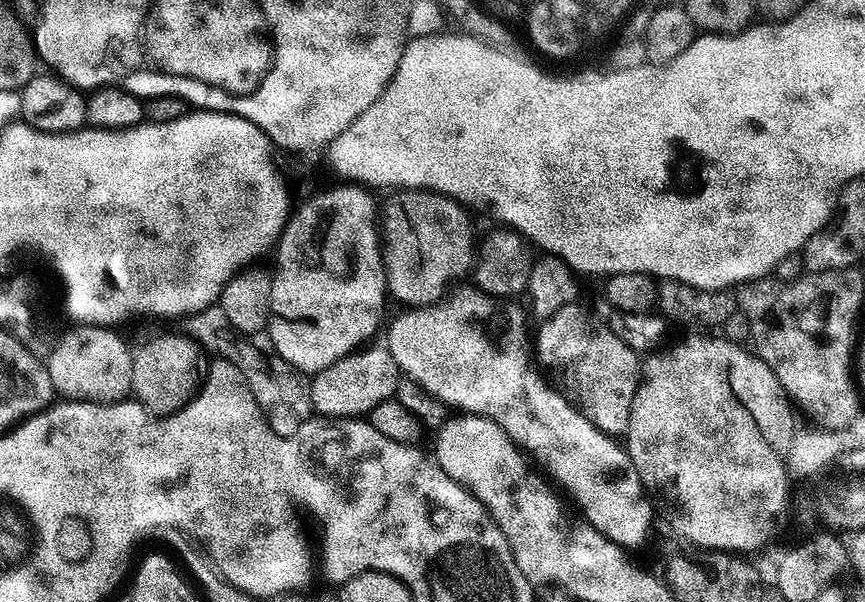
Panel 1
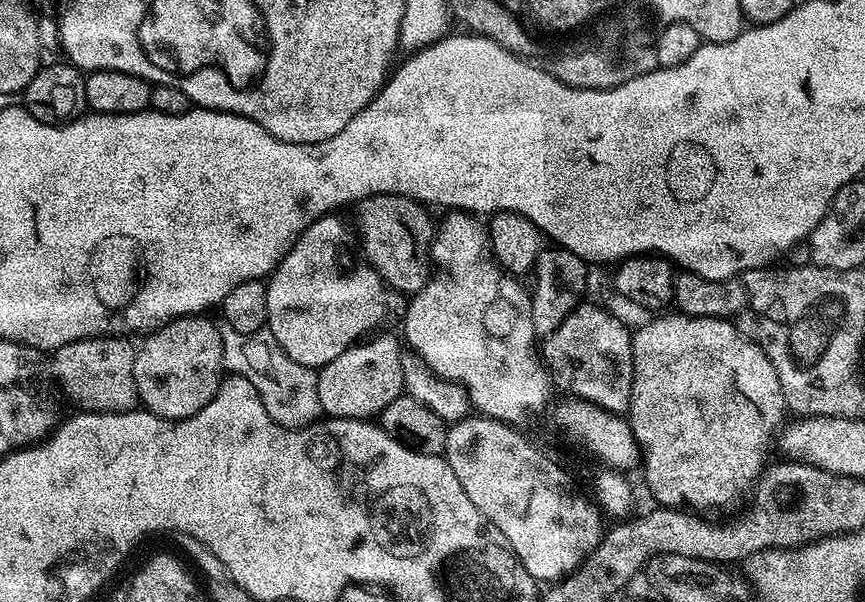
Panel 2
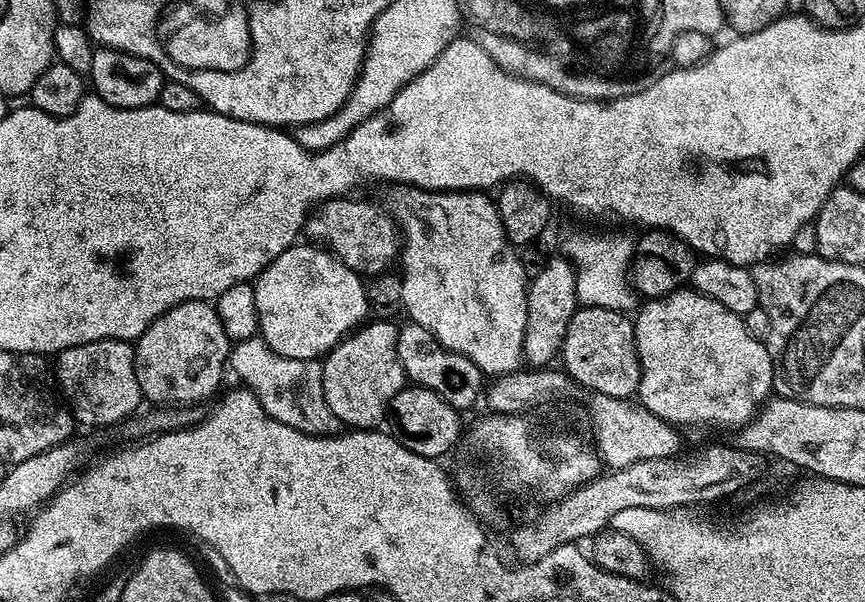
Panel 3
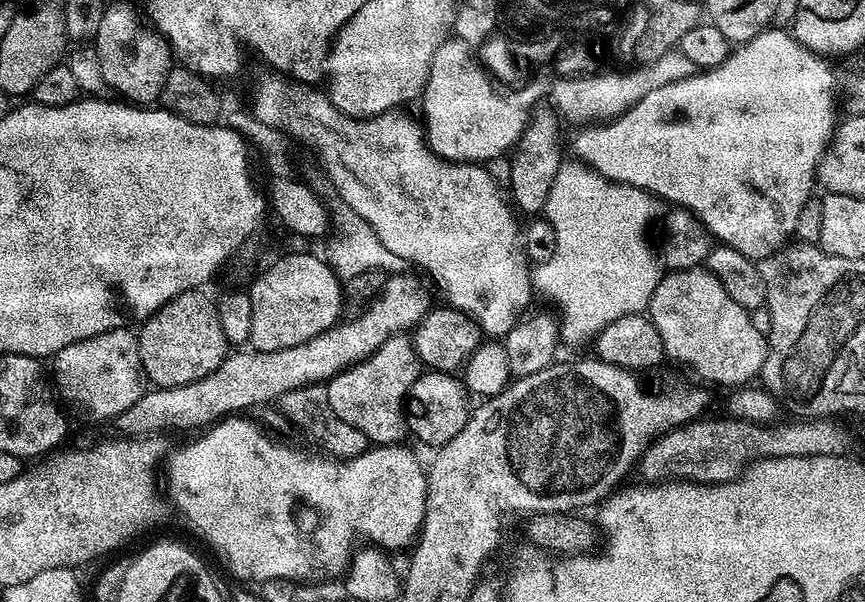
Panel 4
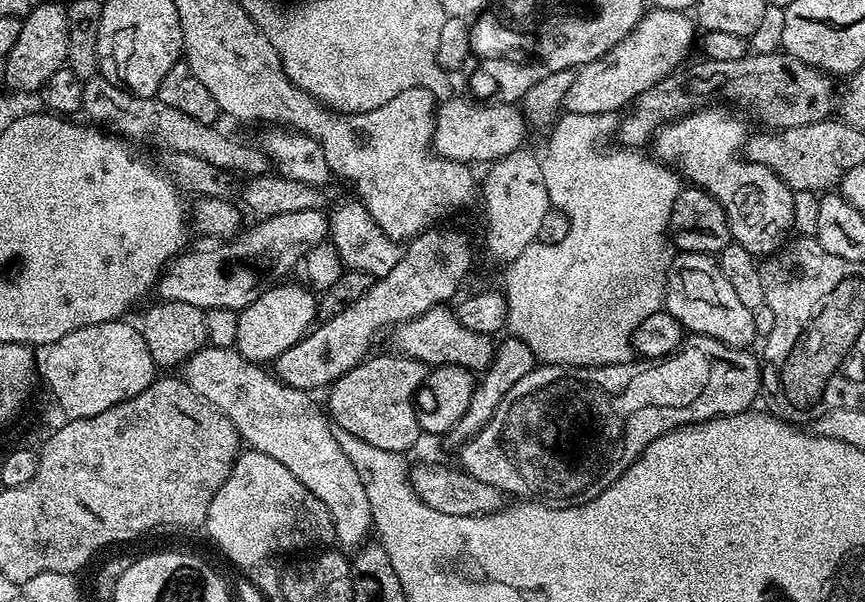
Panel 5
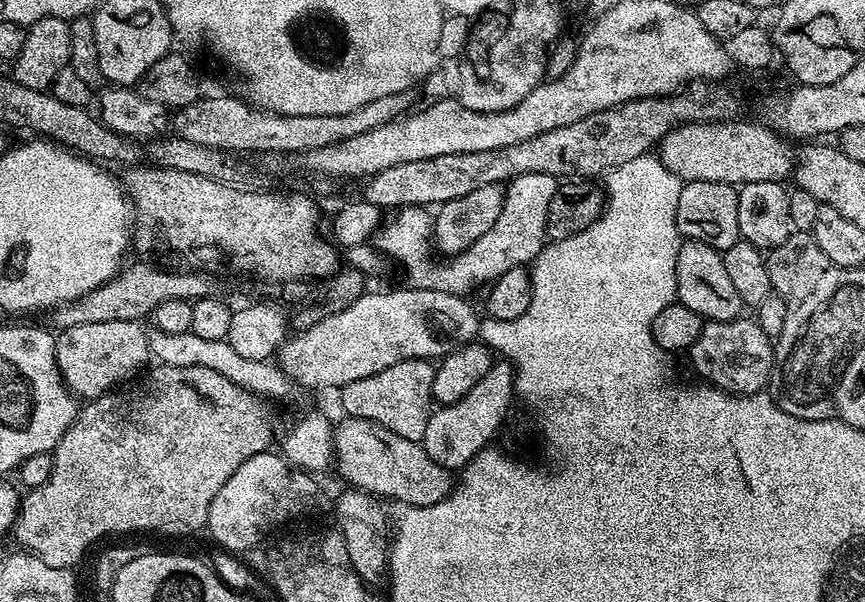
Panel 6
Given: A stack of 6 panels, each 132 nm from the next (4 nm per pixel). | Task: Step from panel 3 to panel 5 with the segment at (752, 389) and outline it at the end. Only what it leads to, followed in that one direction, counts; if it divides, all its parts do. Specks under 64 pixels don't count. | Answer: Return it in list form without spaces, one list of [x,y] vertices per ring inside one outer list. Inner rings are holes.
[[[677,251],[673,255],[672,264],[668,267],[668,281],[664,287],[663,307],[683,326],[685,333],[718,338],[718,342],[726,342],[735,348],[748,348],[752,343],[757,343],[753,309],[742,306],[730,281],[722,274],[719,263],[709,253]]]

